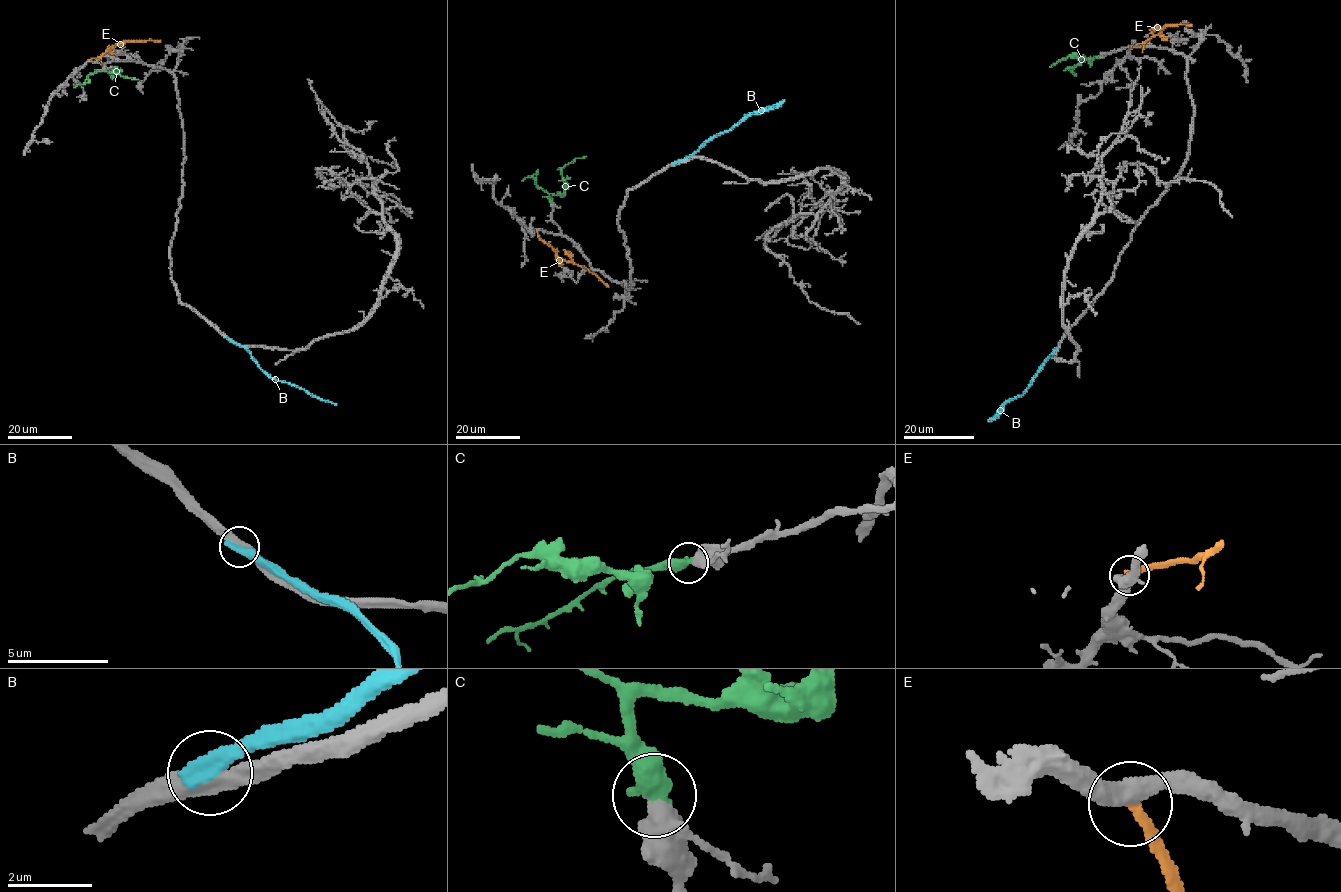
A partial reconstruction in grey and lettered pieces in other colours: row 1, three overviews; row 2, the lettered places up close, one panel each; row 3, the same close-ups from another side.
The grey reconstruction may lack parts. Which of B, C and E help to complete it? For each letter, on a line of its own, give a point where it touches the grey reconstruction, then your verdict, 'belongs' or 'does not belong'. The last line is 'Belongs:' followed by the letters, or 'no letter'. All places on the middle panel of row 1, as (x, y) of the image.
B: meets grey at (674, 163); does not belong
C: meets grey at (551, 201); belongs
E: meets grey at (536, 231); does not belong
Belongs: C

